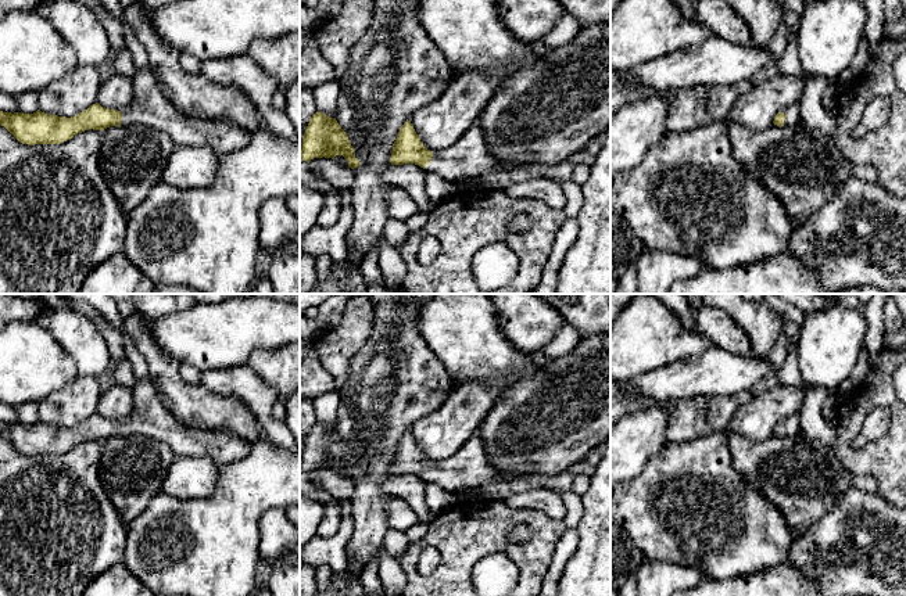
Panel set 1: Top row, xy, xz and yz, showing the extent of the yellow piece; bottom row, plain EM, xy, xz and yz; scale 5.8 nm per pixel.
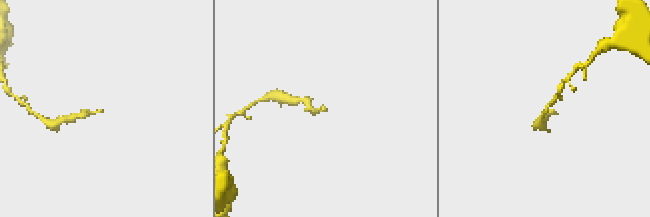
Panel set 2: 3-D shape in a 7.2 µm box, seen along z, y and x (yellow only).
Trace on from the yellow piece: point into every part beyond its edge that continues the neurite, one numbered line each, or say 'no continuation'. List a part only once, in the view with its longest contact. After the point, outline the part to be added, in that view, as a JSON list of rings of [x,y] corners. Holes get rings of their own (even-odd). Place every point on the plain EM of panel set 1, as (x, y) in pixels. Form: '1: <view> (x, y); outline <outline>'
1: xz (468, 467); outline [[[473,435],[451,457],[434,462],[425,482],[437,484],[463,499],[466,489],[518,478],[522,477],[504,477],[493,468],[487,462],[481,438]]]

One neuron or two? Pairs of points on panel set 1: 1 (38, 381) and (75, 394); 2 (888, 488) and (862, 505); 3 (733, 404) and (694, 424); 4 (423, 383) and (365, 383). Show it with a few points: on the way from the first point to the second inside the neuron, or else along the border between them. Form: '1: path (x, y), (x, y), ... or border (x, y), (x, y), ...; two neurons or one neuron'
1: border (78, 374), (47, 394), (36, 405); two neurons
2: border (877, 492), (891, 505); two neurons
3: path (723, 406), (713, 413), (704, 415); one neuron
4: path (409, 381), (379, 383); one neuron

